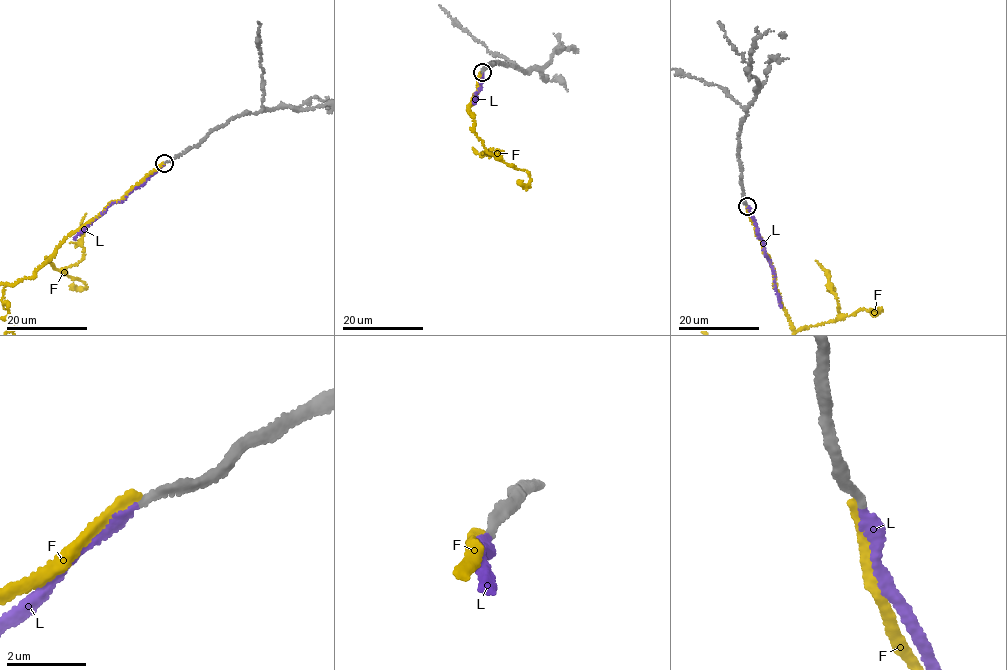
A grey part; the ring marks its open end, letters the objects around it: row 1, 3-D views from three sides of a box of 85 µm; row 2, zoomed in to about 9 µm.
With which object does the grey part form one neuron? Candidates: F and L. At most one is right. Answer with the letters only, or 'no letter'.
L

